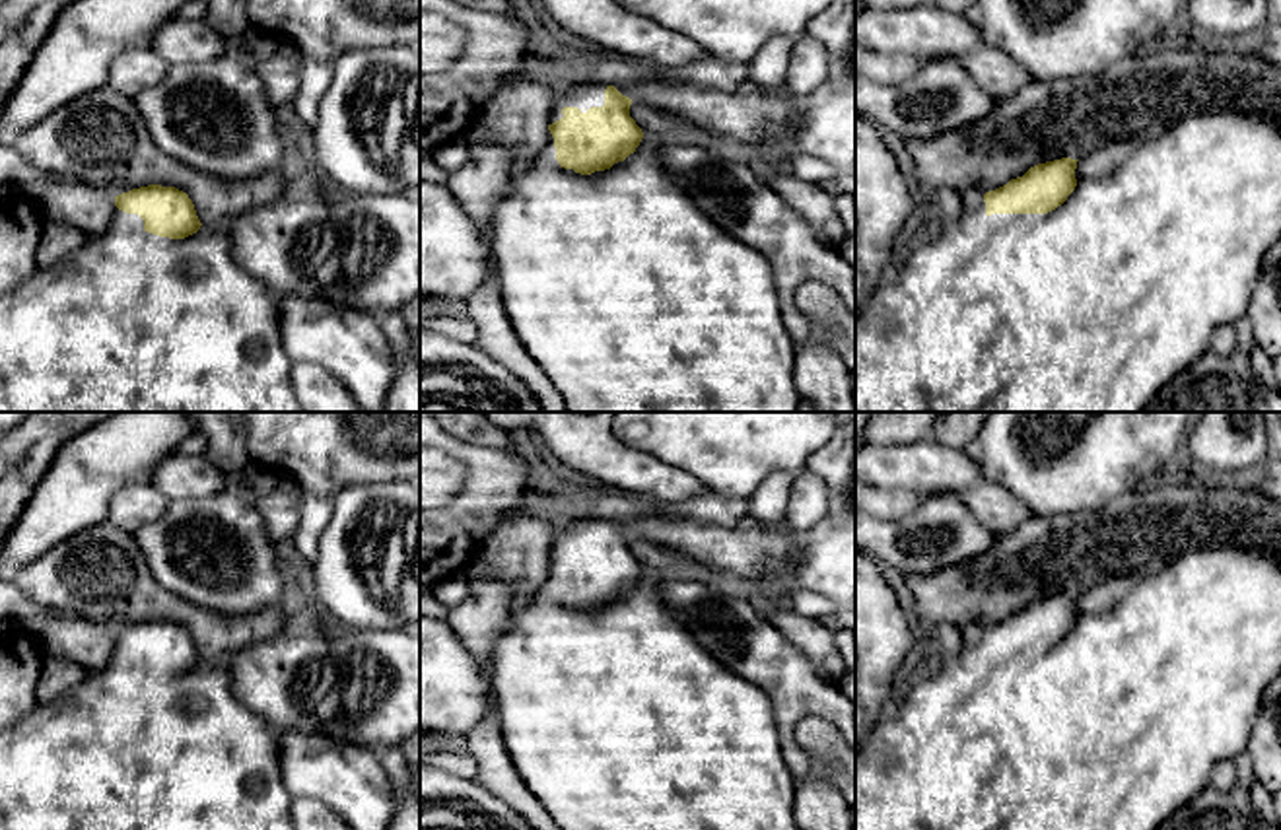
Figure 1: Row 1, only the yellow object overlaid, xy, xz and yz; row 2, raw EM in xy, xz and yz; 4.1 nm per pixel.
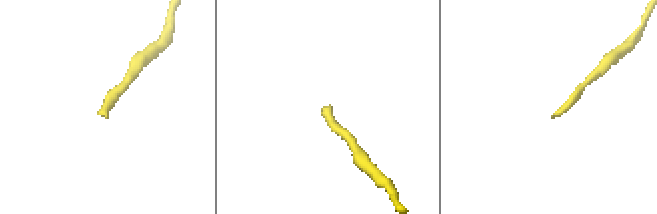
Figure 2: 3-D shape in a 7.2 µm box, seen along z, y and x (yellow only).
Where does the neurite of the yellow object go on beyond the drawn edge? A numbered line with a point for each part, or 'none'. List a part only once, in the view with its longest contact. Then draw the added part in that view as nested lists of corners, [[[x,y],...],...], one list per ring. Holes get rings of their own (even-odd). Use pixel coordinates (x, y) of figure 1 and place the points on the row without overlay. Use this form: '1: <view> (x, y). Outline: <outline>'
1: xz (617, 718). Outline: [[[548,566],[548,575],[535,601],[511,612],[507,630],[492,649],[490,682],[496,694],[500,733],[515,770],[560,830],[799,830],[793,818],[795,783],[781,758],[772,698],[760,686],[733,674],[676,622],[659,597],[657,575],[643,570],[636,587],[624,597],[581,610],[558,599]]]

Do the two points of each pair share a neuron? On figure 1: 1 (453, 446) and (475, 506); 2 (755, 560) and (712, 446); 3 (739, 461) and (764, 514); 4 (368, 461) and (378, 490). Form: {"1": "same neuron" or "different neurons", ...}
{"1": "same neuron", "2": "different neurons", "3": "different neurons", "4": "different neurons"}

